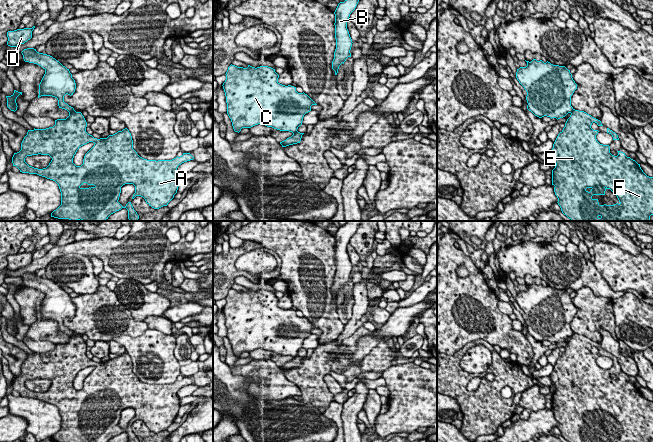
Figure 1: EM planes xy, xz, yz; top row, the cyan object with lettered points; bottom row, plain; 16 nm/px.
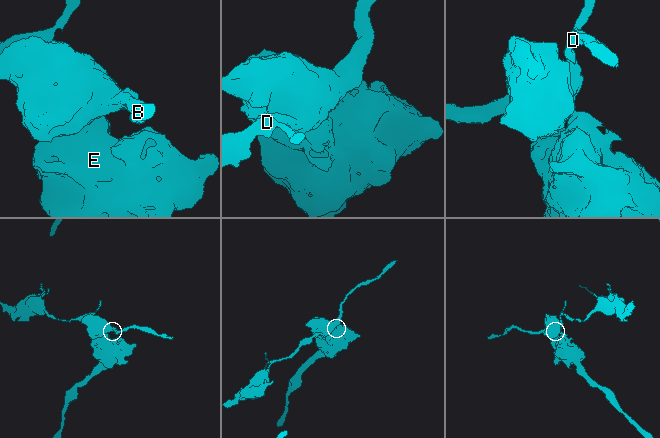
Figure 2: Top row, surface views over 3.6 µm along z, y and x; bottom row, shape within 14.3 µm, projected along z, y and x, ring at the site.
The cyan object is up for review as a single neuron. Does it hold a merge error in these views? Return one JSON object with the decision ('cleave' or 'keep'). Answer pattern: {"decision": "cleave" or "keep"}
{"decision": "cleave"}

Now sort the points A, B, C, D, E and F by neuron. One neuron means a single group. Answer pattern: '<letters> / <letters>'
A E F / B C D

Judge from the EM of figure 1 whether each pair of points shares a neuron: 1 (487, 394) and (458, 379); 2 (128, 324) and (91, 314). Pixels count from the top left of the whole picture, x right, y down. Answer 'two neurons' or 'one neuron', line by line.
1: one neuron
2: one neuron

